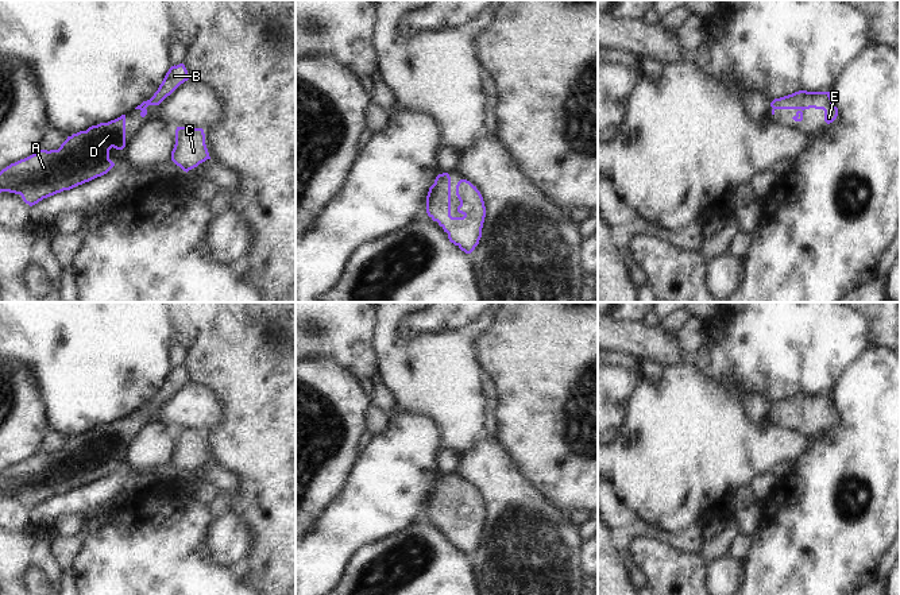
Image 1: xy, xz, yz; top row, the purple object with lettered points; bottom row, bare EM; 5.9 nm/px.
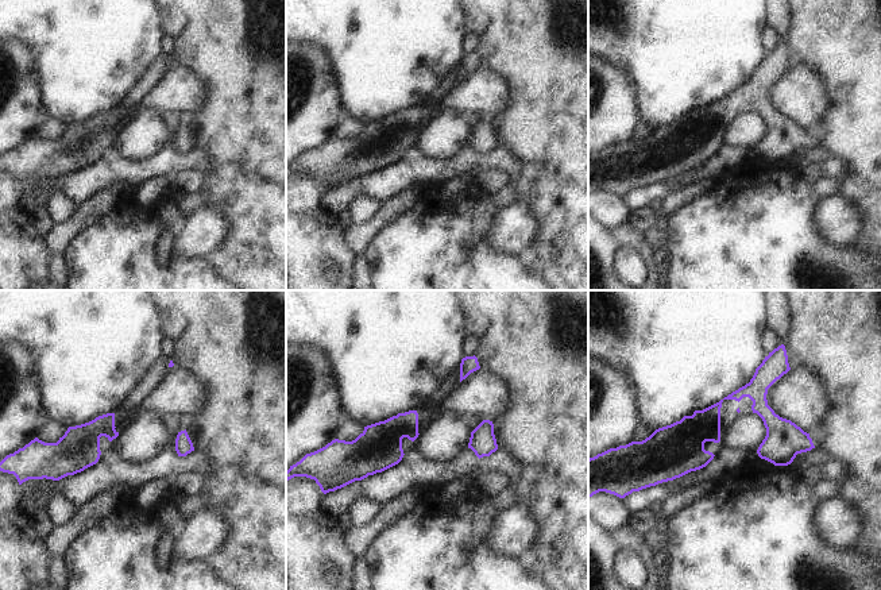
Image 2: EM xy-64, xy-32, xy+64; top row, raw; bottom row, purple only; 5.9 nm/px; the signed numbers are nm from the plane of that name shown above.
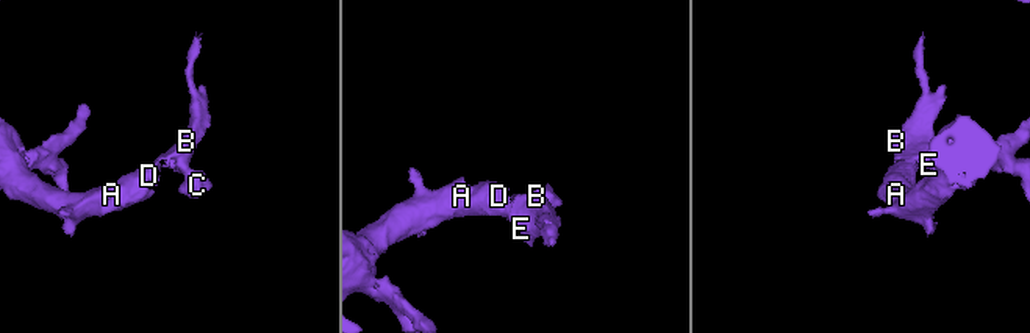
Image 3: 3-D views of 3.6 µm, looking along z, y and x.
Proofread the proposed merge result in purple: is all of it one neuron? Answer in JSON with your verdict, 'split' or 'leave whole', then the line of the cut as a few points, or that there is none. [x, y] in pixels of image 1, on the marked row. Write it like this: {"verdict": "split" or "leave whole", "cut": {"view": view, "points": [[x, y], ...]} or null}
{"verdict": "leave whole", "cut": null}

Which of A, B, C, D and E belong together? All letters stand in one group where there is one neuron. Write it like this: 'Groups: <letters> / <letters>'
Groups: A B C D E

